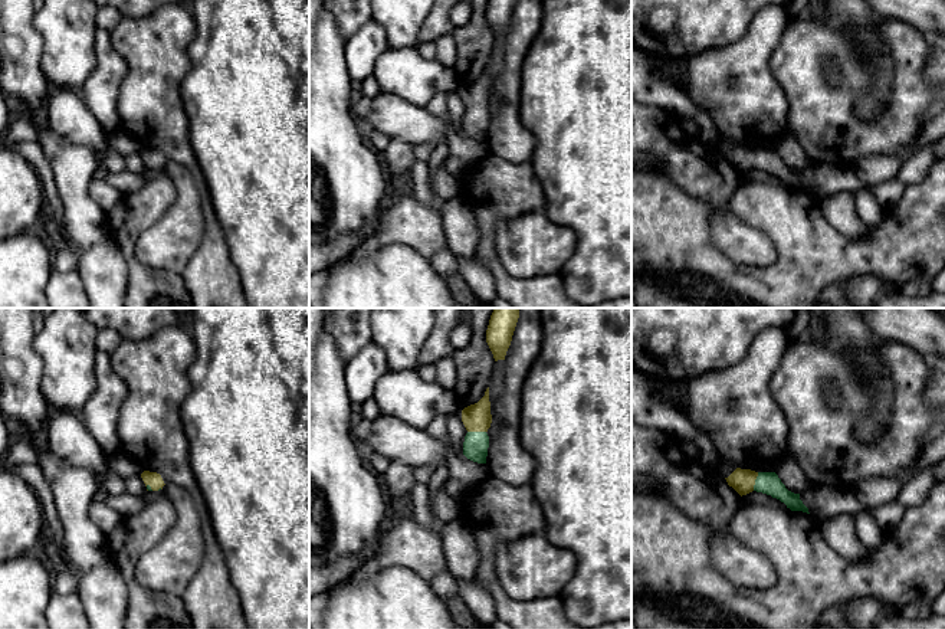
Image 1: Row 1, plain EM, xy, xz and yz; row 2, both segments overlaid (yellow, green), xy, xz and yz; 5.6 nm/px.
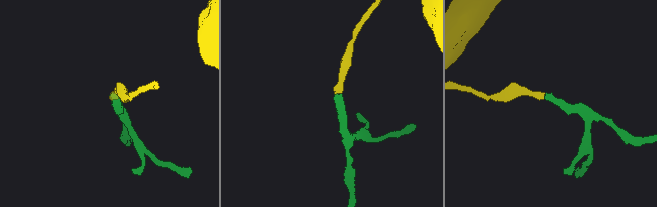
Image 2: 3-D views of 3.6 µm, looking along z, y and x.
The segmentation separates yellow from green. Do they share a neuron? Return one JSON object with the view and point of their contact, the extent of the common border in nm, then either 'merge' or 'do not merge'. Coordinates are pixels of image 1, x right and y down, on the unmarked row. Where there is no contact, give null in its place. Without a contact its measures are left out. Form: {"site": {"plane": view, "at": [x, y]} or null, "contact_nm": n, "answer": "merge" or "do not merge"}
{"site": {"plane": "xz", "at": [476, 108]}, "contact_nm": 100, "answer": "merge"}

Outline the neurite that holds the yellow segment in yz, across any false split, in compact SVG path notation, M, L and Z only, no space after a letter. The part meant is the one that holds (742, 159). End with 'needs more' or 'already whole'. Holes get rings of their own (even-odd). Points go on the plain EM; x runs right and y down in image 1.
M736 145L725 157L741 174L757 168L780 177L791 189L810 191L808 186L800 177L800 171L788 168L775 150L755 150L751 147Z; needs more

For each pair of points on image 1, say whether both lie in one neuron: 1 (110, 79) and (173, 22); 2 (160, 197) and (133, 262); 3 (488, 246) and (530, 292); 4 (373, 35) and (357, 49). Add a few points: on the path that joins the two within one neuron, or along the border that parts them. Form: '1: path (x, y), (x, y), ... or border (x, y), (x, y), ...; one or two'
1: border (111, 33), (112, 48), (127, 64), (118, 97); two
2: path (144, 213), (130, 228), (130, 246); one
3: path (491, 261), (515, 288); one
4: path (368, 39), (361, 46); one

